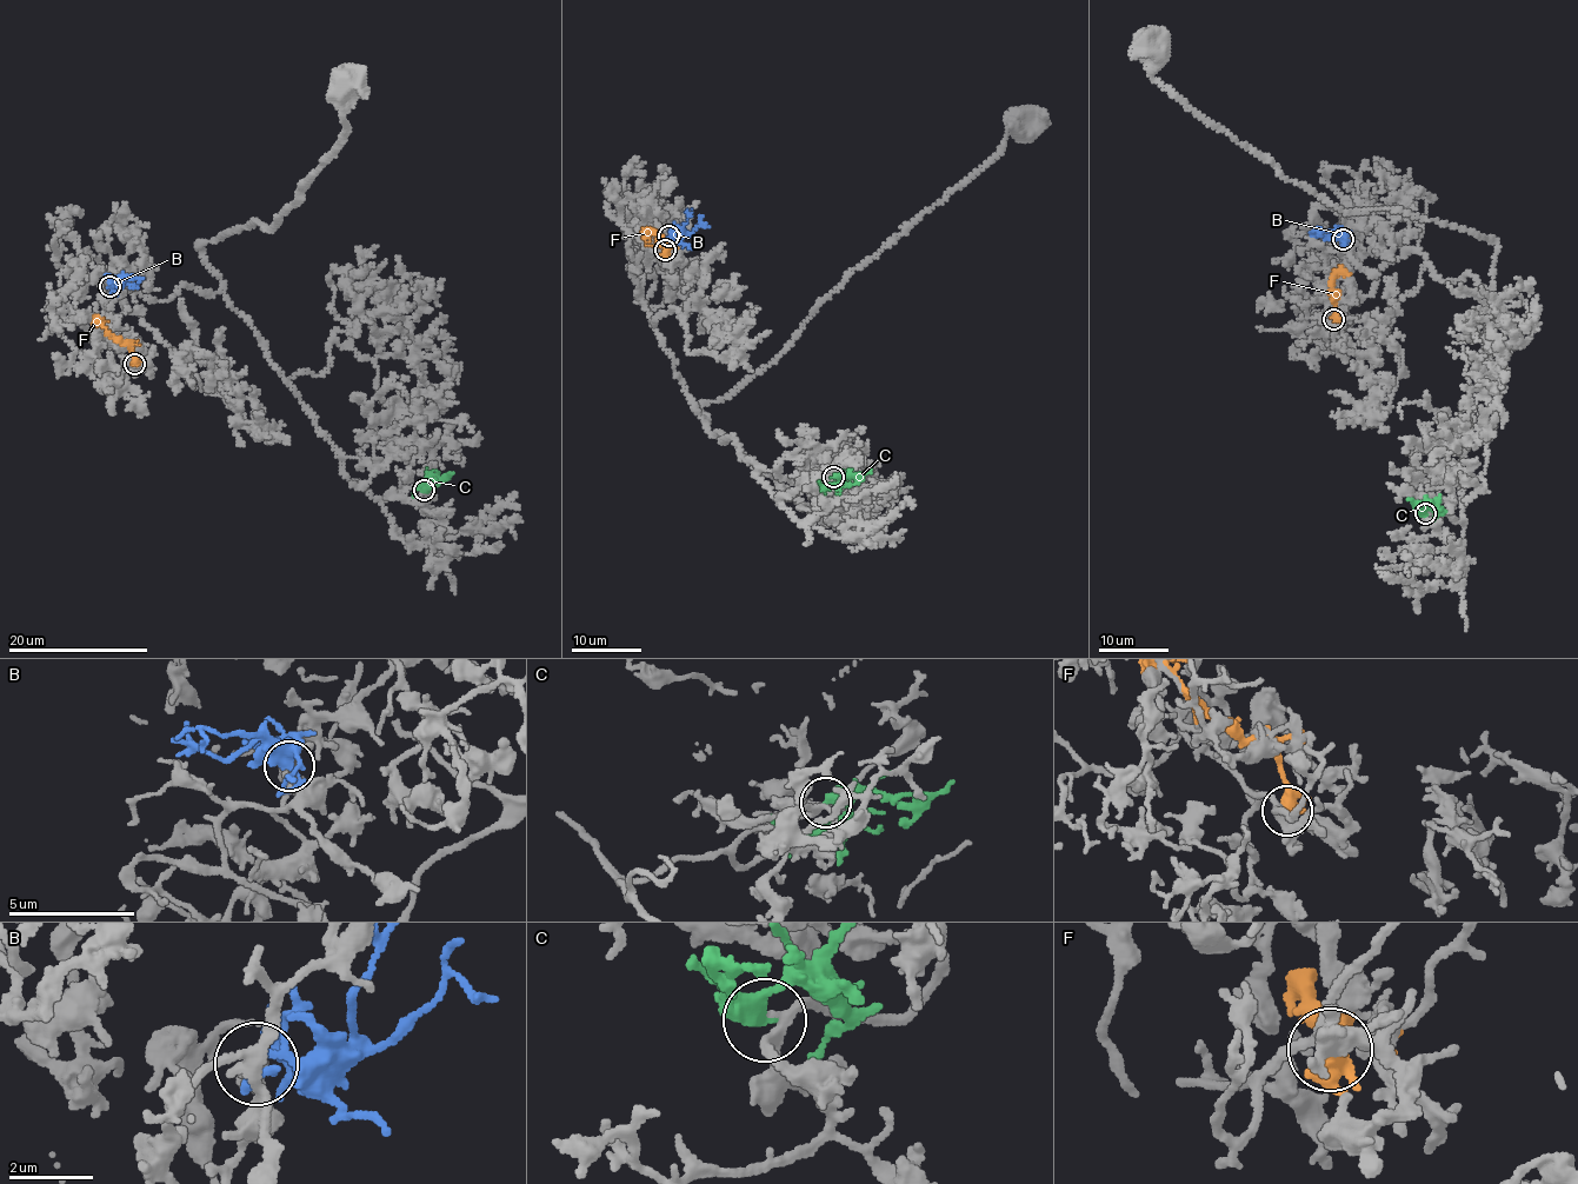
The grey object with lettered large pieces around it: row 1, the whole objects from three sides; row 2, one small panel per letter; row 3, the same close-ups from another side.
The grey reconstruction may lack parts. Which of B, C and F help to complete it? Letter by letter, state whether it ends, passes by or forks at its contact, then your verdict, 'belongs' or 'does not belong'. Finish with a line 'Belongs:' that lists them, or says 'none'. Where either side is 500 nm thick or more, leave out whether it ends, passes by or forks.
B: it passes by; does not belong
C: it passes by; belongs
F: it passes by; does not belong
Belongs: C

